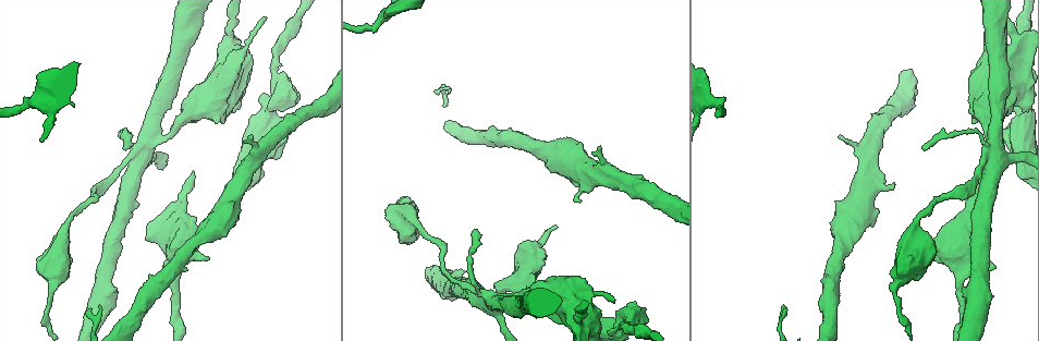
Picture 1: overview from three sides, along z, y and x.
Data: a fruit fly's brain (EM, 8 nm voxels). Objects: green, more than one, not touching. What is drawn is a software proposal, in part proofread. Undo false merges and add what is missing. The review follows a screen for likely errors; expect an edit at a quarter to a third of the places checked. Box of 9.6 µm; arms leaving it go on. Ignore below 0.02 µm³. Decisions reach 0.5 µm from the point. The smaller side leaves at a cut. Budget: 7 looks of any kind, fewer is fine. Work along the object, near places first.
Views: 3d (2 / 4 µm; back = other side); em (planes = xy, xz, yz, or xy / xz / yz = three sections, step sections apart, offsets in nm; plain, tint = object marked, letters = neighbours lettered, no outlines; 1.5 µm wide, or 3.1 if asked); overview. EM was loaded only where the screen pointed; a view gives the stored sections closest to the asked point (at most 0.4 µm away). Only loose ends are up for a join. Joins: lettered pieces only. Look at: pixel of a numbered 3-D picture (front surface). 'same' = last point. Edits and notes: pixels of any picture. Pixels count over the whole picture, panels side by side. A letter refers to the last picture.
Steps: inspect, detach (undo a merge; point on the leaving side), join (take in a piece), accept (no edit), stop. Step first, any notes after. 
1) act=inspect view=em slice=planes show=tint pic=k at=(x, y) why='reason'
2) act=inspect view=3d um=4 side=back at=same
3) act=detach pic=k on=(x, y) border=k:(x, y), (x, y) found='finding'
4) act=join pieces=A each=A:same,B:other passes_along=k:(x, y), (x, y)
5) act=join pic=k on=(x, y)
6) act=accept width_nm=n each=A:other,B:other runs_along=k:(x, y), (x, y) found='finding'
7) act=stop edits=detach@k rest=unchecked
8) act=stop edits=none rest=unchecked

act=inspect view=3d um=4 pic=1 at=(191, 174) why='an open end'

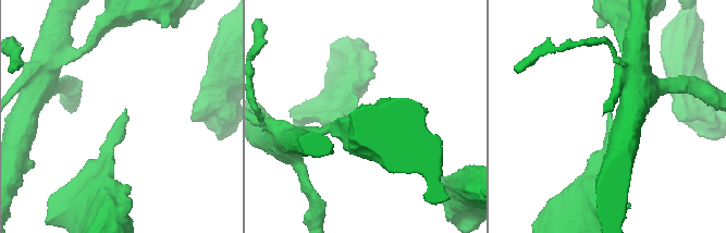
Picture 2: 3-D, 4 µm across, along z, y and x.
act=inspect view=em slice=planes show=letters pic=2 at=(607, 112)

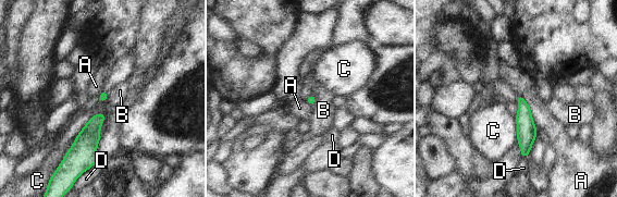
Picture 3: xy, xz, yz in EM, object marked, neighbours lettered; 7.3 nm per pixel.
act=accept each=A:other,B:other,C:other,D:other runs_along=3:(519, 98), (523, 108), (526, 154) found='no lettered piece goes on from it'

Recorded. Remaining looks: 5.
act=inspect view=3d um=2 pic=1 at=(555, 225) why='free end'

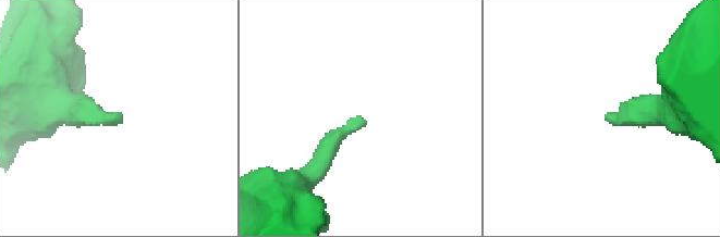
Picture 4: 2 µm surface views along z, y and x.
act=inspect view=em slice=planes show=letters pic=4 at=(118, 114) why='need the tissue'

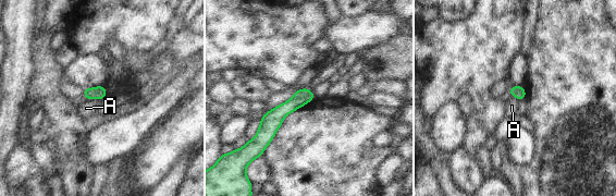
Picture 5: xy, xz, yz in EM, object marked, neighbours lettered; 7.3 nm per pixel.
act=accept longest_contact=A:130nm each=A:other border=5:(86, 98), (102, 99) found='none of them fits'

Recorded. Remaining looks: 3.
act=inspect view=em slice=yz step=4 show=letters pic=1 at=(894, 184) why='free end'

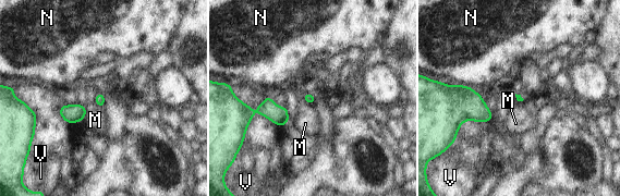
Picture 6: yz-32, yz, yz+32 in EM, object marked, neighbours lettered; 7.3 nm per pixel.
act=accept each=M:other,N:other,V:other border=6:(86, 108), (86, 113), (81, 121) found='no lettered piece goes on from it'

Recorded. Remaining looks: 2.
act=stop edits=none rest=unchecked

